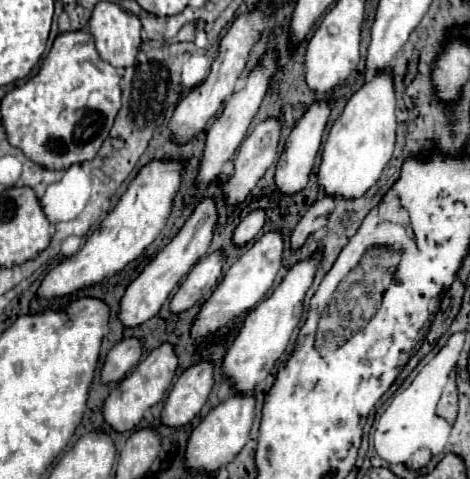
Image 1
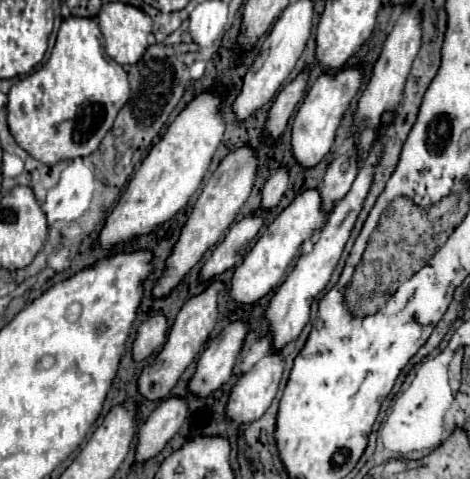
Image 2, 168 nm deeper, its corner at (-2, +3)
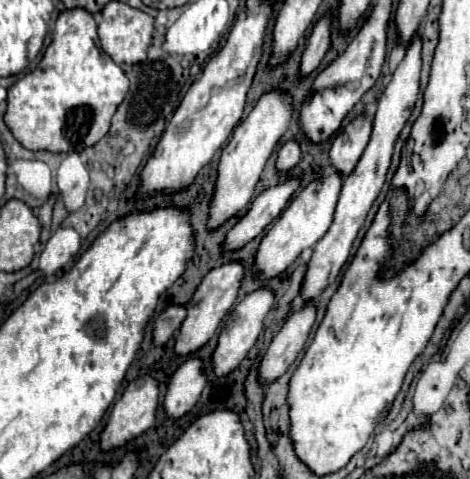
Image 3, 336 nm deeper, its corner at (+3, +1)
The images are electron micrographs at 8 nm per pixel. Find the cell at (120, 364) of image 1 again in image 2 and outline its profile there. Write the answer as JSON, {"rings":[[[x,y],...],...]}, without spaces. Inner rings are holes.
{"rings":[[[154,315],[146,319],[138,327],[138,337],[134,341],[134,359],[142,361],[148,359],[150,355],[158,353],[162,345],[166,343],[166,333],[168,333],[168,319],[164,315]]]}

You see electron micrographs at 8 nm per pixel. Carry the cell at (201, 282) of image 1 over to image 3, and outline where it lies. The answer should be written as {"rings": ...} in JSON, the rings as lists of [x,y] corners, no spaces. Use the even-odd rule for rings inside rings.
{"rings":[[[289,179],[283,185],[271,187],[271,189],[263,191],[261,195],[257,195],[253,199],[249,211],[227,233],[221,251],[223,253],[237,251],[243,245],[247,245],[249,241],[253,241],[267,225],[271,225],[281,215],[289,197],[297,191],[297,187],[299,187],[299,181]]]}

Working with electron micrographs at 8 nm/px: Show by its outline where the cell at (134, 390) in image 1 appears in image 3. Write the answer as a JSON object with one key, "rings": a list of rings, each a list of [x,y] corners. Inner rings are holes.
{"rings":[[[239,263],[221,265],[217,269],[211,269],[203,277],[203,281],[199,283],[195,295],[187,303],[187,317],[185,317],[185,321],[181,323],[181,327],[179,327],[177,335],[175,335],[175,345],[173,345],[175,355],[181,355],[181,357],[191,355],[191,353],[199,351],[213,337],[213,333],[217,331],[221,319],[227,315],[227,311],[235,303],[241,277],[243,277],[243,267]]]}

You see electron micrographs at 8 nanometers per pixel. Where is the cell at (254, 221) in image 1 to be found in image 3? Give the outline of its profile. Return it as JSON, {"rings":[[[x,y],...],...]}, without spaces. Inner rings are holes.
{"rings":[[[287,141],[281,149],[279,149],[279,155],[277,155],[277,171],[279,173],[287,173],[291,171],[297,163],[299,163],[299,157],[301,157],[301,151],[299,151],[299,145],[295,141]]]}

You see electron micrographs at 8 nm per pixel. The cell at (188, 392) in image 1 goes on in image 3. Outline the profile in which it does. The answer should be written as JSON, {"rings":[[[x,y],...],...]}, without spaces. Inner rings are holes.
{"rings":[[[257,289],[251,295],[247,295],[241,303],[237,303],[235,309],[227,315],[225,327],[219,333],[217,347],[215,347],[215,351],[211,355],[211,367],[213,367],[215,377],[229,375],[245,359],[245,355],[249,353],[249,349],[255,345],[255,341],[259,339],[259,335],[263,331],[263,321],[267,317],[267,313],[271,311],[273,299],[275,299],[275,295],[269,289]]]}

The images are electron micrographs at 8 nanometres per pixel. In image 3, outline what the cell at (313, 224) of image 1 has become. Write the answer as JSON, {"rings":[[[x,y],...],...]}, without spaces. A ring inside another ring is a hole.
{"rings":[[[355,119],[347,127],[343,127],[343,131],[335,137],[329,151],[329,159],[333,169],[341,177],[347,177],[355,171],[355,165],[369,143],[369,135],[371,135],[371,119],[365,121]]]}

